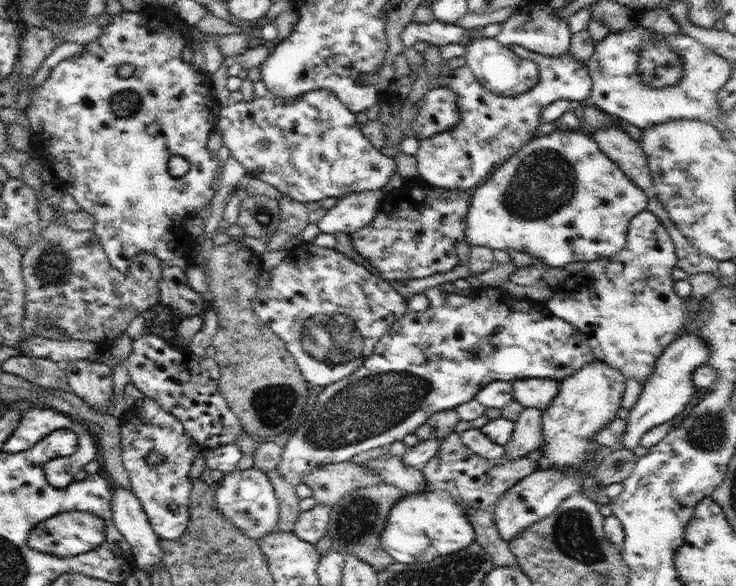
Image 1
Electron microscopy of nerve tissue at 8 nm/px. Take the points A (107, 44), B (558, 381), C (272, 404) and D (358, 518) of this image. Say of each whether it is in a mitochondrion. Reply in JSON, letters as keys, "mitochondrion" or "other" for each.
{"A":"other","B":"other","C":"mitochondrion","D":"mitochondrion"}

